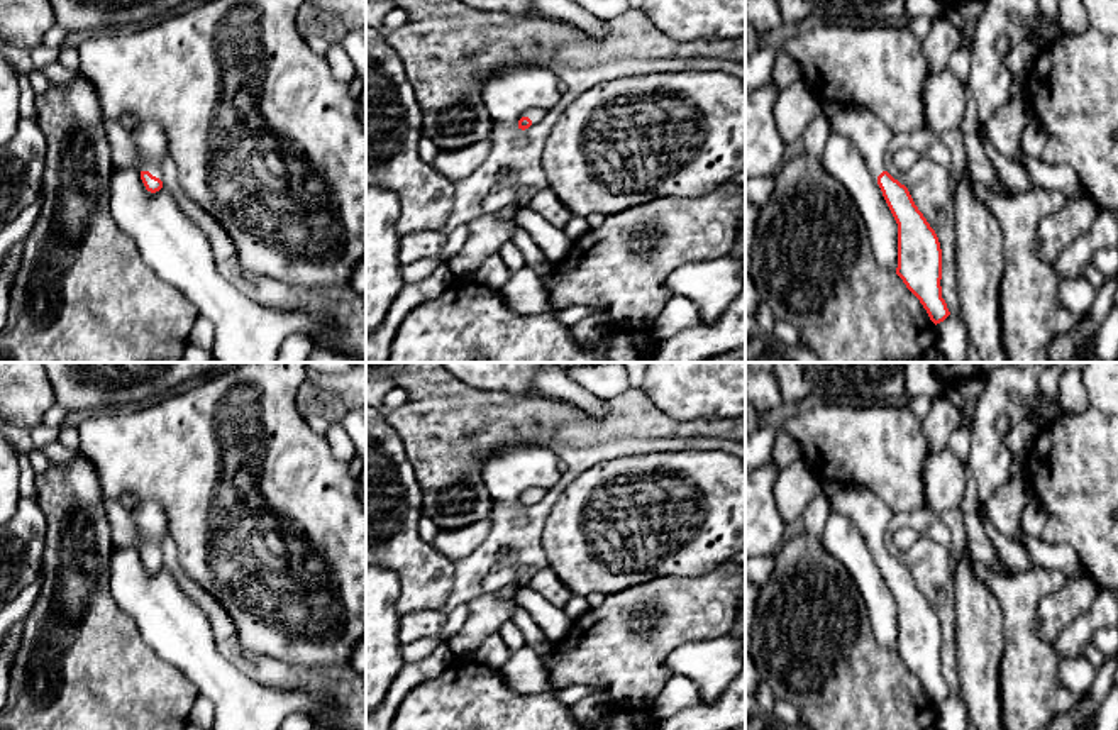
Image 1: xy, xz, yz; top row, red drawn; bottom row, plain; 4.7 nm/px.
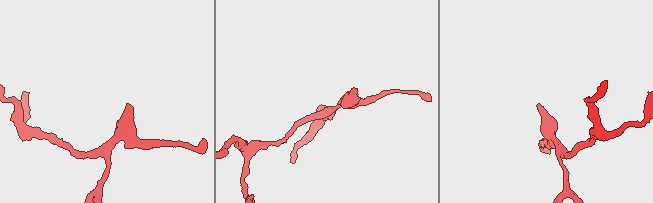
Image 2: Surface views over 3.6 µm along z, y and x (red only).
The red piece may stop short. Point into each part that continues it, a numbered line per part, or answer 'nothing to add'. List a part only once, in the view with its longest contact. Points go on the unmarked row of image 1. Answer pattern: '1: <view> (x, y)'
1: xy (149, 519)

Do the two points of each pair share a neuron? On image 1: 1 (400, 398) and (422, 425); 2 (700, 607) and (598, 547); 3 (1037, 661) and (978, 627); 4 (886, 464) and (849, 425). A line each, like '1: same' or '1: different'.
1: different
2: different
3: different
4: same

